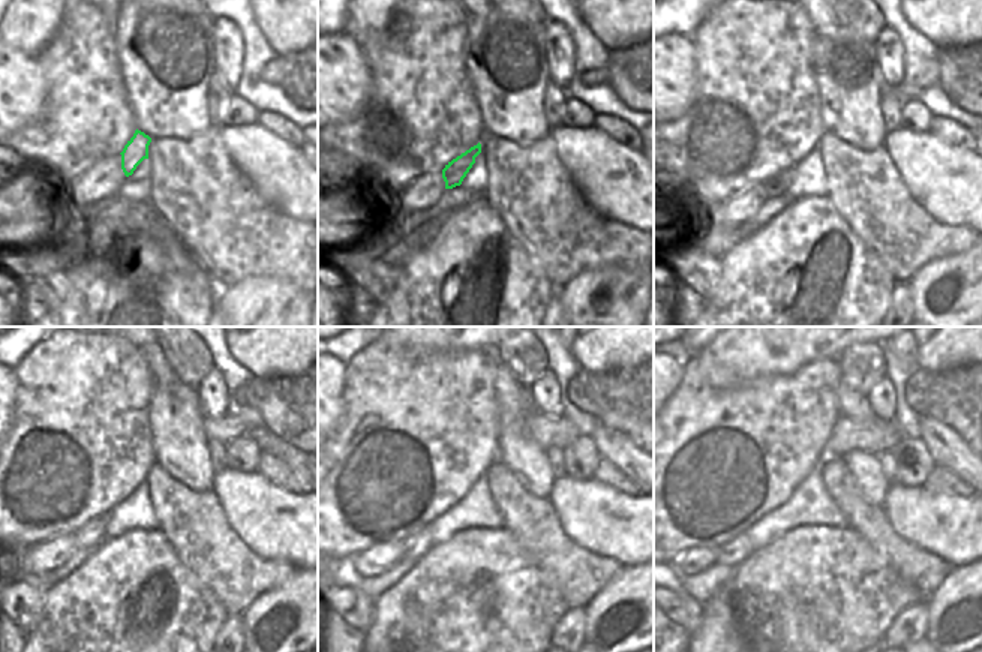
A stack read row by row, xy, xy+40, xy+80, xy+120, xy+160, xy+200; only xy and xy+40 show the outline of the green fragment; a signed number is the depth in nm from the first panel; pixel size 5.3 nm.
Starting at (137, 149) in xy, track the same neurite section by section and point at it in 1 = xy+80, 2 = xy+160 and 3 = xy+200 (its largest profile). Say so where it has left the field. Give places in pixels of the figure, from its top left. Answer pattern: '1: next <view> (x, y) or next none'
1: next xy+80 (777, 185)
2: next xy+160 (420, 543)
3: next xy+200 (735, 552)

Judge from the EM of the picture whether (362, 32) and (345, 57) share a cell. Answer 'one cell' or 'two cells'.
two cells

